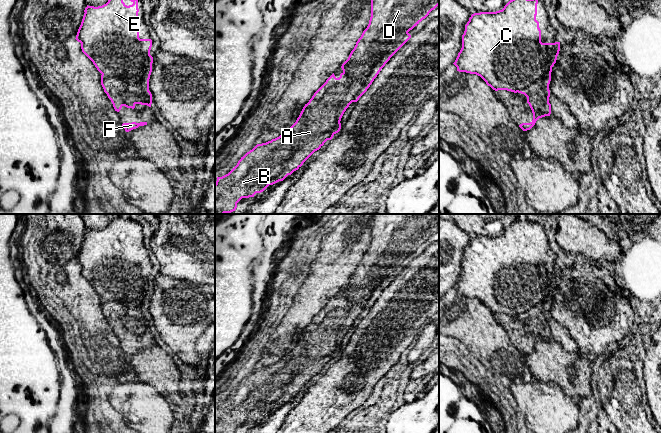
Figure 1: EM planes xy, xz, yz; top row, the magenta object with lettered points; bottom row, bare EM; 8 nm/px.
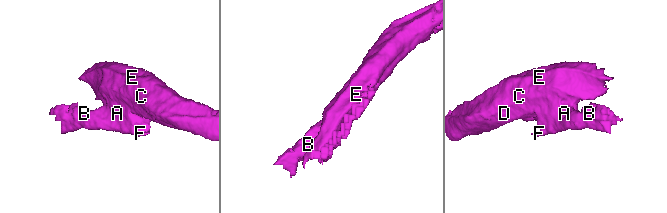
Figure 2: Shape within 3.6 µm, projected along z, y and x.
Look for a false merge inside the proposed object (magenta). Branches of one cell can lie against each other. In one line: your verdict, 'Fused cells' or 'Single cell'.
Fused cells

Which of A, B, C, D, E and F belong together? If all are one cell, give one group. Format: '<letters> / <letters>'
A B F / C D E

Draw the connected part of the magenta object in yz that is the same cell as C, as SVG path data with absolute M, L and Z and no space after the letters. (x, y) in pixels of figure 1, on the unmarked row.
M521 219L510 224L502 234L472 238L462 259L462 272L453 287L457 295L480 300L495 315L507 314L514 317L551 298L560 275L560 266L541 266L541 254L536 244L537 228L536 222L527 223Z

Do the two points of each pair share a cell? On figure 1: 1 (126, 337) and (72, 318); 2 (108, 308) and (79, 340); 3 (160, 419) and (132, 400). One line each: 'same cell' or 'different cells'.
1: different cells
2: different cells
3: same cell

